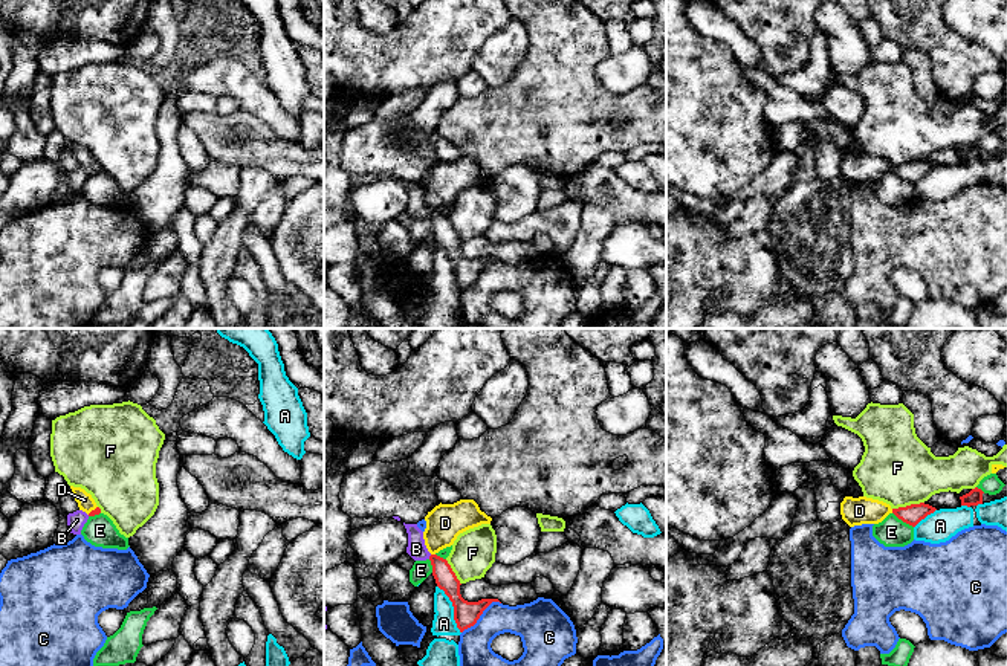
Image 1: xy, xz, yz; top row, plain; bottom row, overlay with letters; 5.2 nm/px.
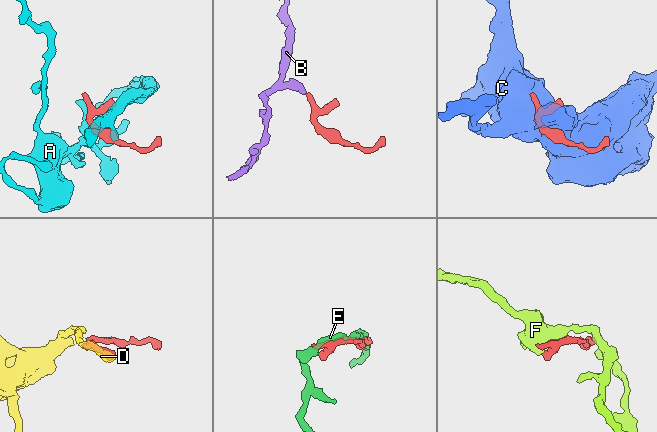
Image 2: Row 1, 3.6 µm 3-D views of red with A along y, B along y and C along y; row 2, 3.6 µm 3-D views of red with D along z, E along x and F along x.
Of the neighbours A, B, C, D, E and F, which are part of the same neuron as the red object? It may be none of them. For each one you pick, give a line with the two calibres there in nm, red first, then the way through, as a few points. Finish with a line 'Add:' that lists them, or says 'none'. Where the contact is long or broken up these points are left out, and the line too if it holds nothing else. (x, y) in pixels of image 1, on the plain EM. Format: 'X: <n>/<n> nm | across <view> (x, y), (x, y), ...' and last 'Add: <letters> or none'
B: 110/100 nm | across xz (445, 236), (440, 225), (430, 214), (416, 206)
Add: B

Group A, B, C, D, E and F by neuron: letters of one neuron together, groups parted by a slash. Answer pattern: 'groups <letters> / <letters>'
groups A / B / C / D / E / F

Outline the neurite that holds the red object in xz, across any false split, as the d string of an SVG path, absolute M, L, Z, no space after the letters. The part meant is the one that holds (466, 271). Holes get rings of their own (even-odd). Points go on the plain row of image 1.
M405 182L408 191L408 205L406 211L414 218L431 218L432 234L436 241L445 252L449 255L454 264L454 278L460 290L474 284L483 269L492 261L500 260L498 257L481 257L478 260L468 260L460 252L460 238L452 229L451 223L446 217L431 212L425 203L423 189L417 185L417 182Z

